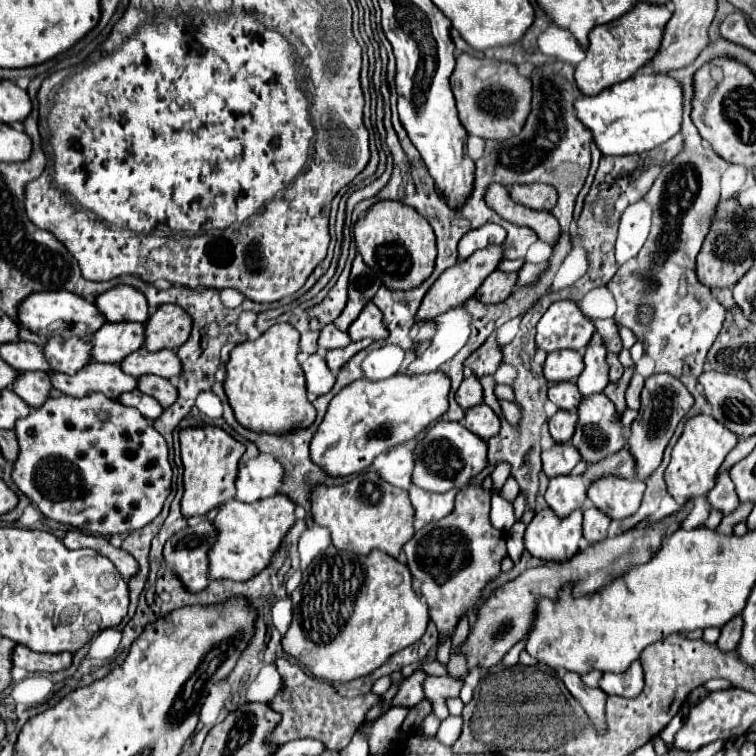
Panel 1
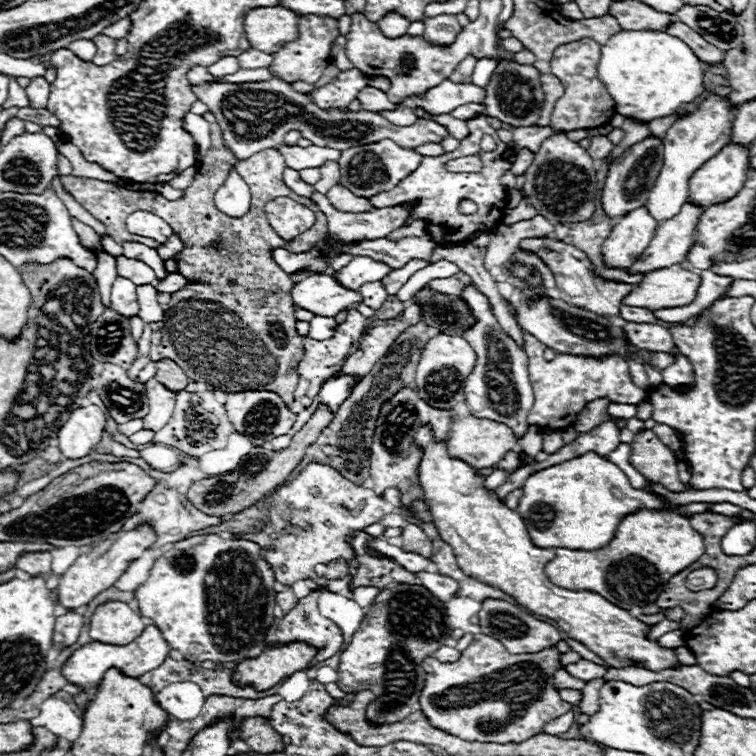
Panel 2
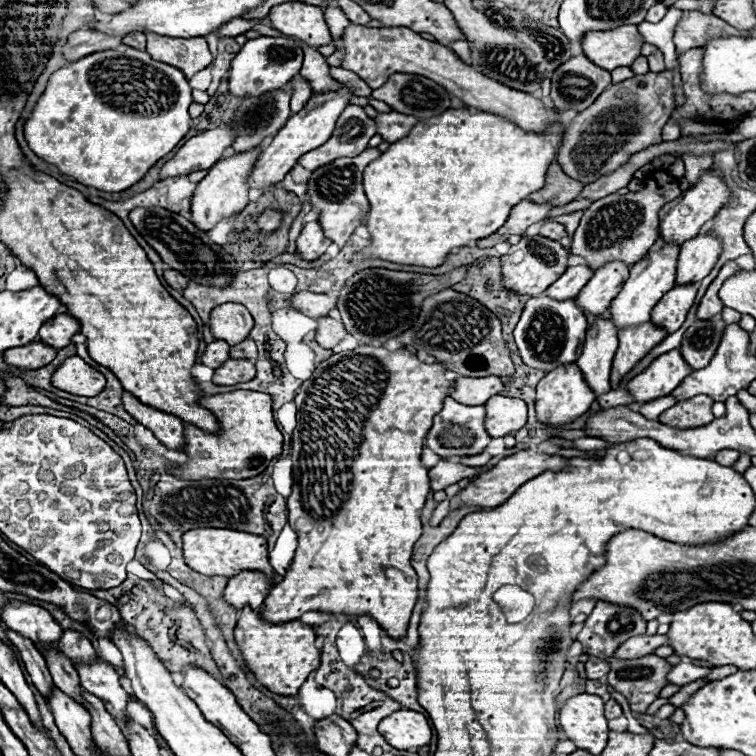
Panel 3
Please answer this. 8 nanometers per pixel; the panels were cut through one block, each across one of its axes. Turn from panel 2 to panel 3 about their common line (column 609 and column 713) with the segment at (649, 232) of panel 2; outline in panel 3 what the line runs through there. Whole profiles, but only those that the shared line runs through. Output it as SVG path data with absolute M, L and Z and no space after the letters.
M698 234L682 244L676 264L676 286L700 282L714 268L718 254L718 238L710 238L710 234Z

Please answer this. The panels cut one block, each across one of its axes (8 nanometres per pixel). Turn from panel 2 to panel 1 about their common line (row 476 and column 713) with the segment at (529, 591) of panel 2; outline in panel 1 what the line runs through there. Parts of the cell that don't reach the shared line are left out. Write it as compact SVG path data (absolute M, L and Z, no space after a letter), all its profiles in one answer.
M698 414L686 422L686 428L684 428L680 440L672 448L672 460L664 472L668 494L678 502L678 506L684 506L690 498L704 496L712 490L712 486L716 482L716 474L718 474L726 454L736 444L738 444L738 438L730 430L726 430L726 426L716 422L712 416Z

